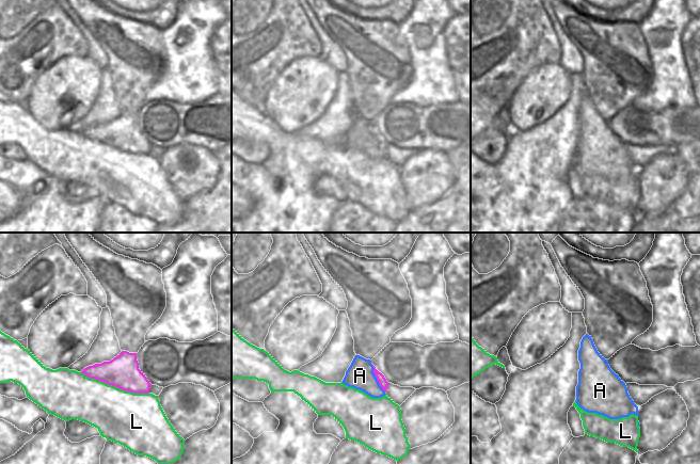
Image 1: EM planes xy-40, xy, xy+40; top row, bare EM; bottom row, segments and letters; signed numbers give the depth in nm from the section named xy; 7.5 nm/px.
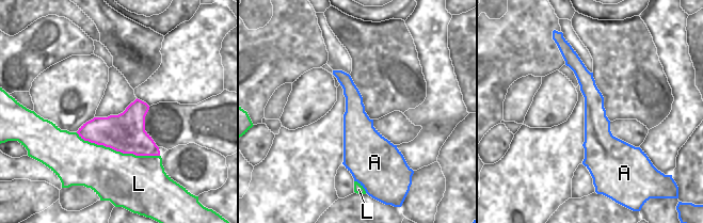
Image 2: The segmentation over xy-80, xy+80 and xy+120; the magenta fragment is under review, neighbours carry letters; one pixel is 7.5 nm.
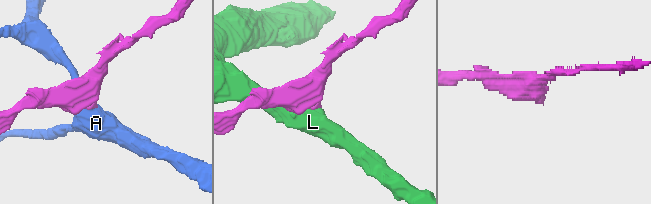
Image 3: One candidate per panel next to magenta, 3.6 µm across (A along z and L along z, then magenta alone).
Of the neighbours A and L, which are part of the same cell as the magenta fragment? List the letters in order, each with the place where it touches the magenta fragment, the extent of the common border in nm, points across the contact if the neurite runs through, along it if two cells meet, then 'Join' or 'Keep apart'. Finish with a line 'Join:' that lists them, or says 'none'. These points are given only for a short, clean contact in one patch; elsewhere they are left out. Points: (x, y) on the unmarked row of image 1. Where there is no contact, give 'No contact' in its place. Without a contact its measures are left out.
A: Touches magenta at xy (376, 138). Shared border 240 nm. Boundary: xy (370, 125), (379, 146), (385, 153). Keep apart
L: Touches magenta at xy-40 (115, 147). Shared border 550 nm. Keep apart
Join: none.

